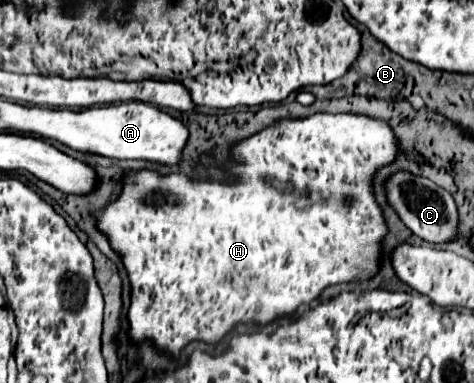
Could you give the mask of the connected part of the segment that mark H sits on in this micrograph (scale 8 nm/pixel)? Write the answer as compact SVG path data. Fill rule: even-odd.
M314 114L302 120L280 120L272 128L266 128L258 134L254 134L248 140L238 142L232 146L232 160L228 166L234 174L238 174L238 184L224 186L216 182L192 182L182 174L170 174L166 178L160 178L156 172L142 170L138 174L130 172L124 180L124 192L118 198L118 202L112 202L106 206L104 212L98 214L98 228L110 238L112 248L122 254L122 262L128 270L130 282L132 282L132 304L128 310L128 322L130 322L130 336L132 340L154 340L158 348L164 348L172 352L174 356L180 354L180 350L192 342L192 340L204 340L204 342L218 342L236 322L248 322L248 320L272 320L274 316L288 314L296 310L300 304L310 304L318 294L332 284L340 282L360 282L368 276L374 276L378 272L378 260L380 260L380 240L386 234L386 224L382 218L382 210L378 208L374 196L372 196L372 174L382 166L390 164L396 158L398 144L390 130L390 126L382 120L374 120L360 114Z

